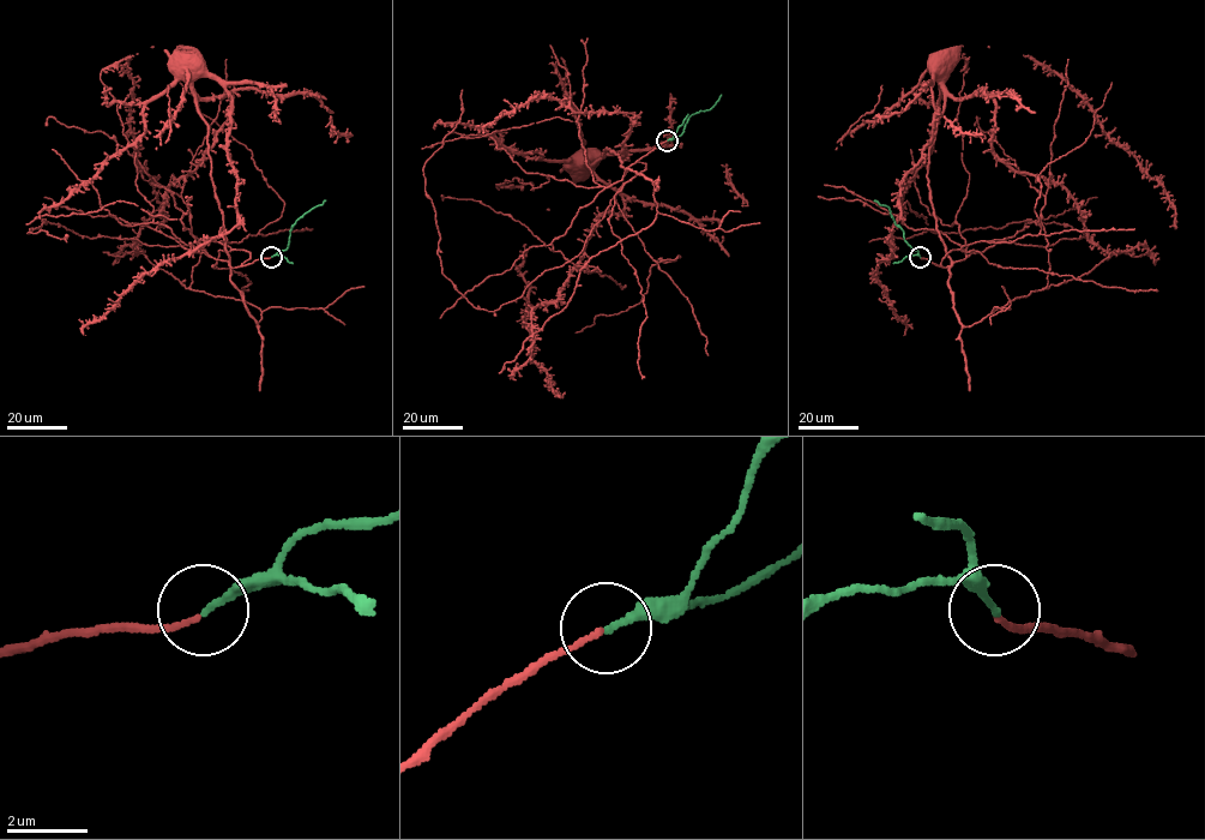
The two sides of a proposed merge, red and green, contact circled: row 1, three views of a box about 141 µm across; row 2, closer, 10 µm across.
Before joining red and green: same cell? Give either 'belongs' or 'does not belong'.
belongs

